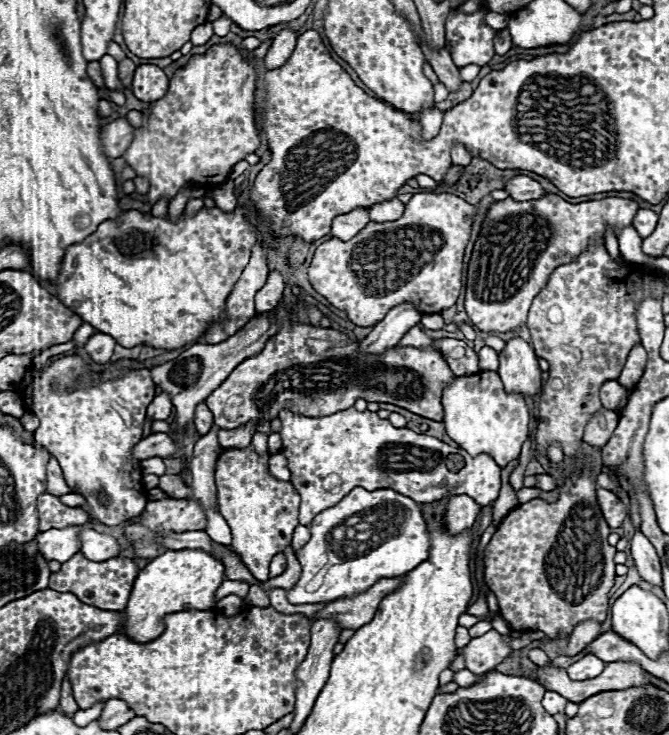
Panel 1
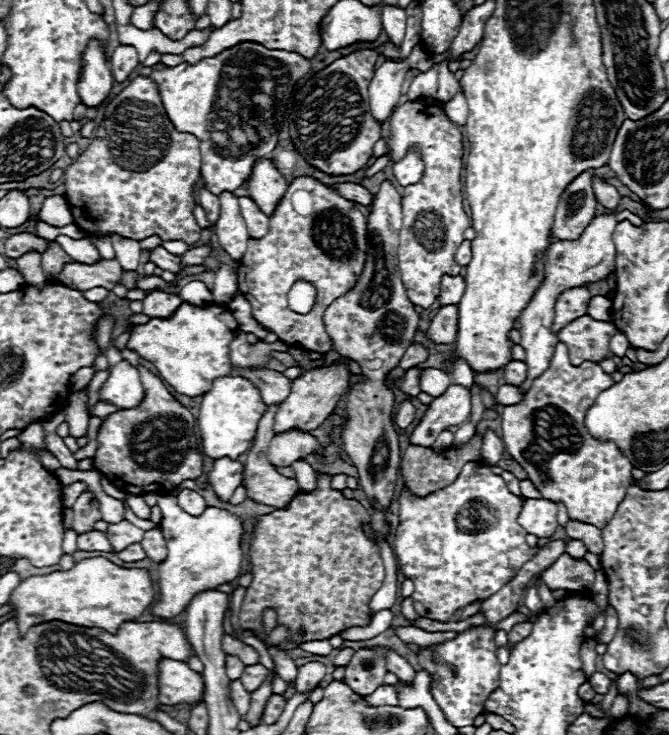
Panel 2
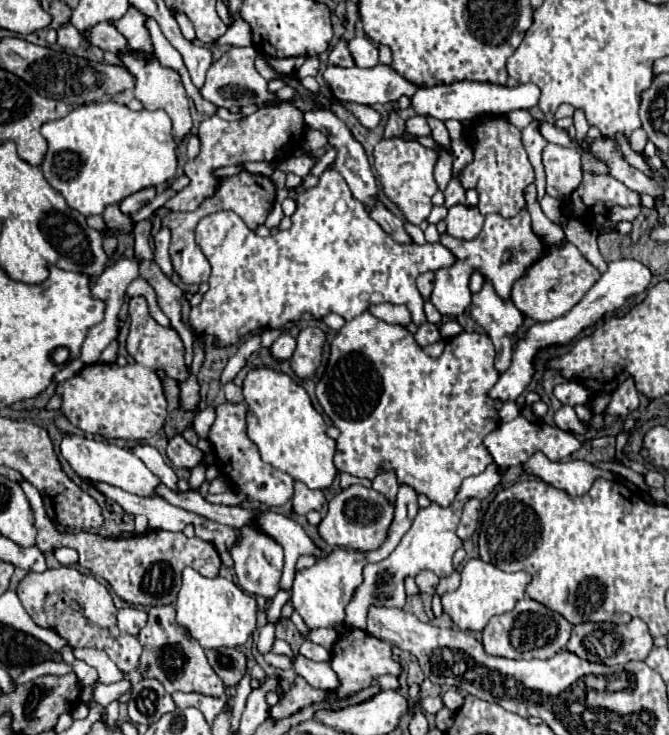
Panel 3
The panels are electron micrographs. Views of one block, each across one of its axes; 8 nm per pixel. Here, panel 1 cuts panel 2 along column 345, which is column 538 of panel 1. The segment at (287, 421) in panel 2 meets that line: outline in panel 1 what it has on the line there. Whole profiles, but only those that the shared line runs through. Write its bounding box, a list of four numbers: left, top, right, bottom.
[498,338,542,396]

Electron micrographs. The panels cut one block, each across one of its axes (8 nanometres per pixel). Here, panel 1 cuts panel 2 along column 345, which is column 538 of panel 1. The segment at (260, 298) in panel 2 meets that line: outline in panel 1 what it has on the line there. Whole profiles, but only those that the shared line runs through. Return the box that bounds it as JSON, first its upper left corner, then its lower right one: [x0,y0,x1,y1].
[464,194,638,334]

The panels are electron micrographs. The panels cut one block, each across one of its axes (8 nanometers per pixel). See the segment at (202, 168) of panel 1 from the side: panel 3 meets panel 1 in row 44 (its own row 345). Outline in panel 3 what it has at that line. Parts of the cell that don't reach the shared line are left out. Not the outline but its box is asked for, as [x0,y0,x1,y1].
[190,170,454,346]

